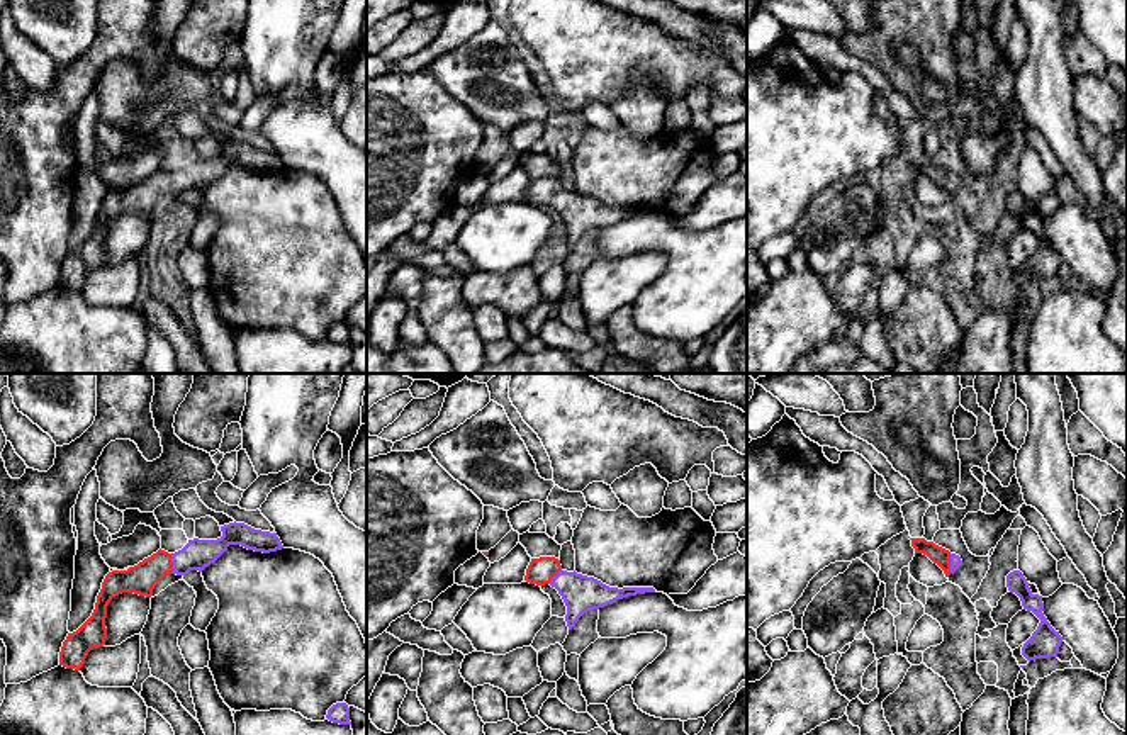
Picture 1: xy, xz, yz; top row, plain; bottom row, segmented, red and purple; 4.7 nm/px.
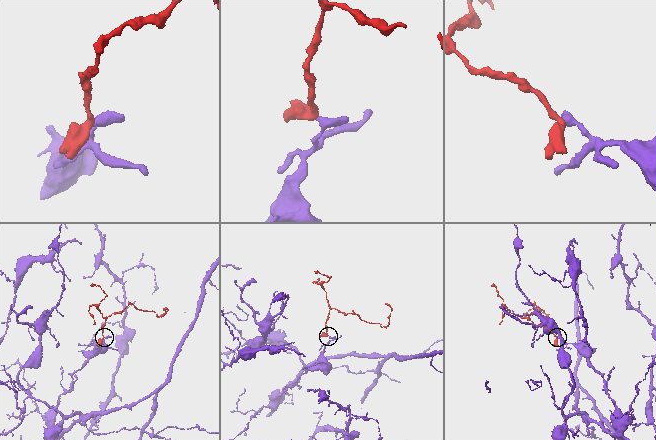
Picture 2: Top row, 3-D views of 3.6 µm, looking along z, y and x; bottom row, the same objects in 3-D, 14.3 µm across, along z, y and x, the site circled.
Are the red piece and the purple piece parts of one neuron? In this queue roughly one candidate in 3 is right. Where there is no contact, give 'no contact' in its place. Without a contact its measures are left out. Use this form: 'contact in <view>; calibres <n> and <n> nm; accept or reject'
contact in xy; calibres 140 and 140 nm; accept

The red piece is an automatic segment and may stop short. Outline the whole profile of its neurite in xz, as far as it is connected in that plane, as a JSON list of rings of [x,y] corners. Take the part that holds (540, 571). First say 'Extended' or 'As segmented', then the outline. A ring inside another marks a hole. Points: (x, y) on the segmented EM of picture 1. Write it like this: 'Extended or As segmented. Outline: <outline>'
Extended. Outline: [[[555,557],[531,558],[524,581],[536,586],[550,584],[558,591],[567,606],[569,630],[591,609],[604,608],[628,596],[655,592],[653,587],[609,587],[594,577],[564,570]]]

